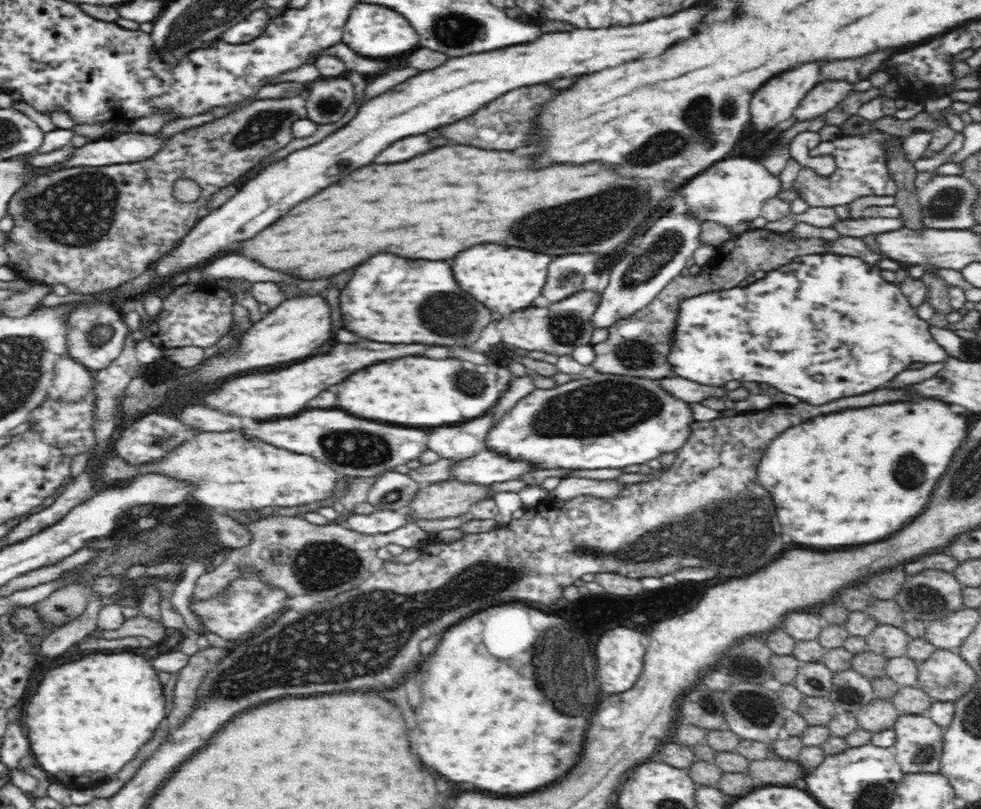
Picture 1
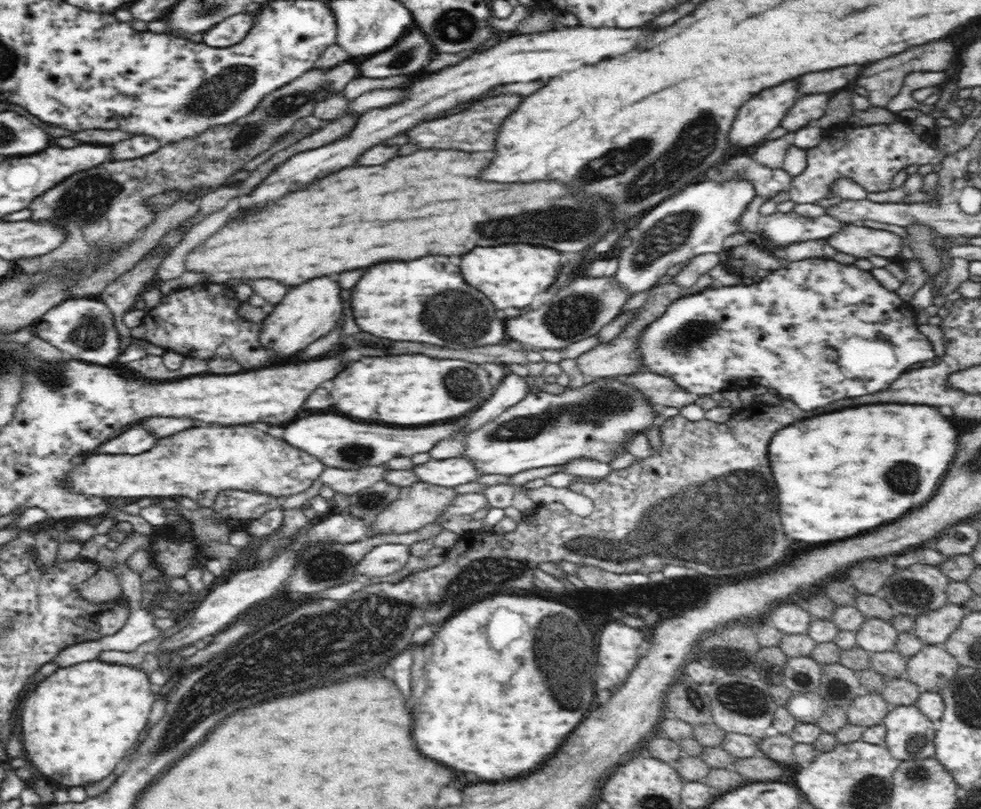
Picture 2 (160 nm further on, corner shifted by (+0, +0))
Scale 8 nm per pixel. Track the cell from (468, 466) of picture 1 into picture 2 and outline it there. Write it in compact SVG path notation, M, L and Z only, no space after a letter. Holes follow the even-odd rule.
M462 457L444 460L430 459L422 464L414 464L410 471L420 482L440 485L452 489L458 484L468 484L481 474L476 471L474 463Z

